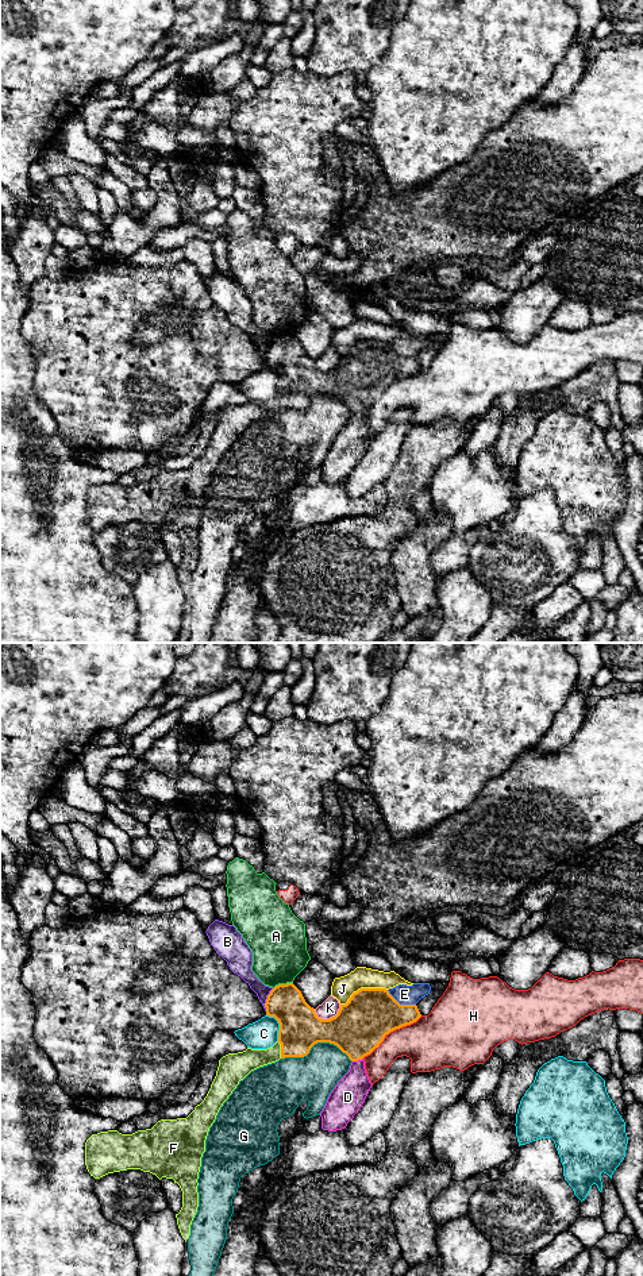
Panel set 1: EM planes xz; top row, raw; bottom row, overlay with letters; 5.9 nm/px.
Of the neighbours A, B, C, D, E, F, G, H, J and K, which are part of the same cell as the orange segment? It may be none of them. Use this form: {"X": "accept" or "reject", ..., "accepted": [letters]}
{"A": "reject", "B": "reject", "C": "reject", "D": "reject", "E": "reject", "F": "accept", "G": "reject", "H": "reject", "J": "reject", "K": "reject", "accepted": ["F"]}

